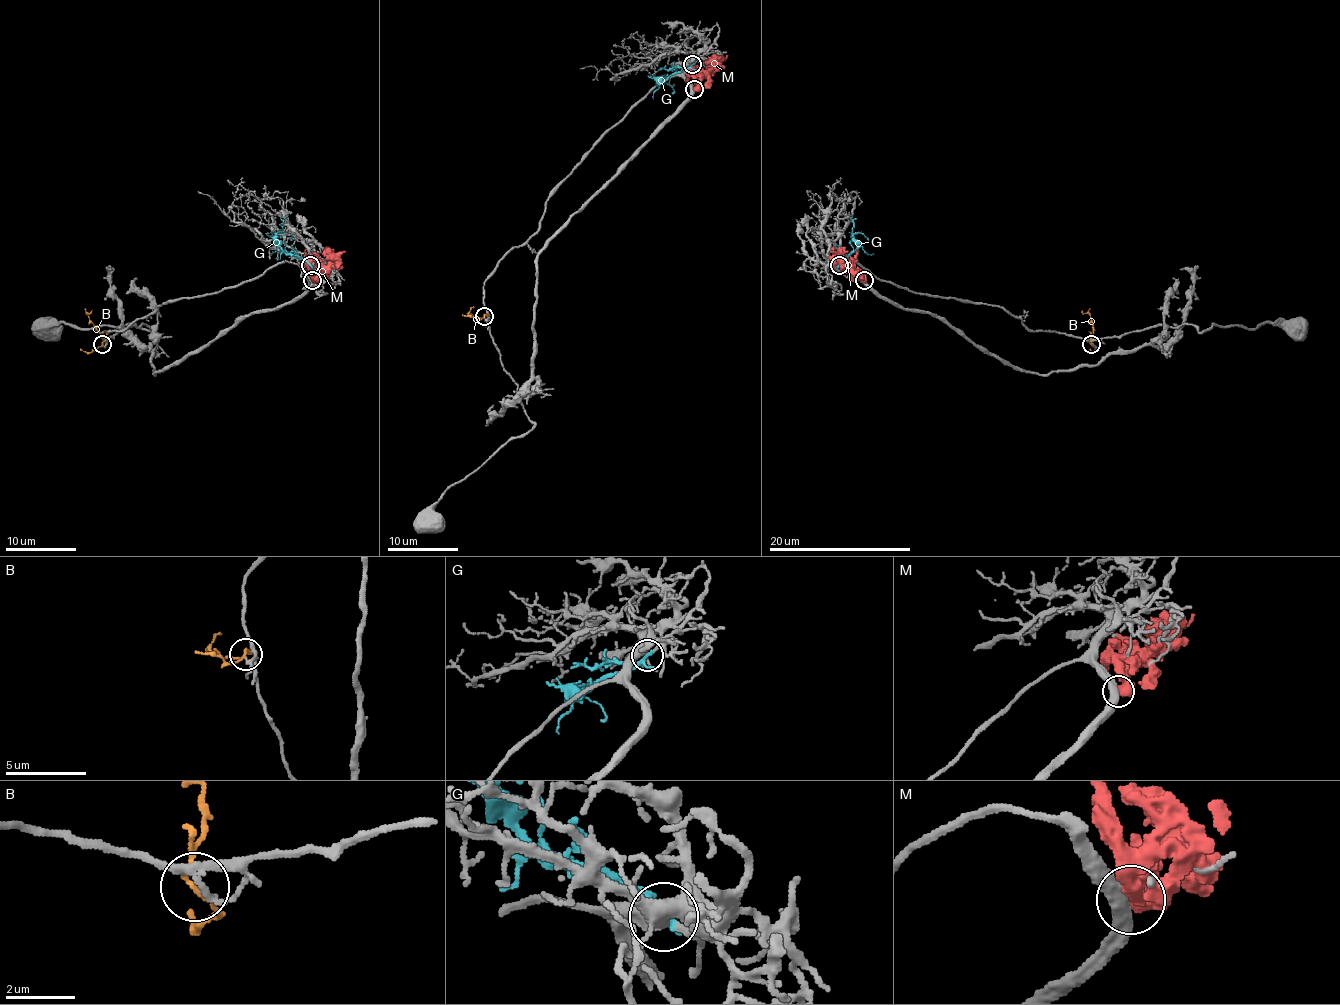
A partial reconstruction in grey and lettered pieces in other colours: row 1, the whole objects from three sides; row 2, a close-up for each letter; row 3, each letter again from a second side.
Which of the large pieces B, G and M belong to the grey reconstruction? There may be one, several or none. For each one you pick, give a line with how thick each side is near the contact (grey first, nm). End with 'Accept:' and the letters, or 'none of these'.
G: calibres 480 and 200 nm
Accept: G

